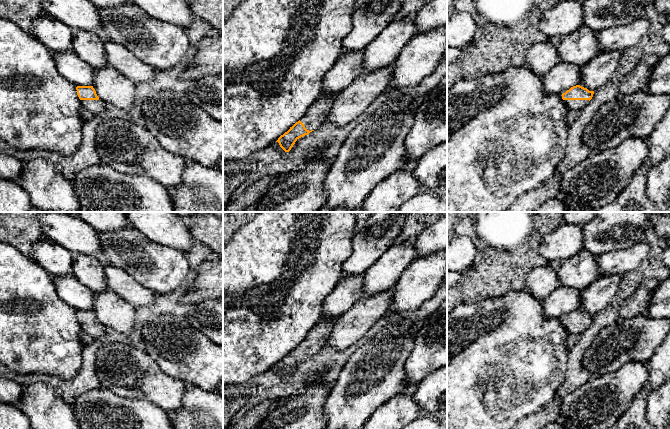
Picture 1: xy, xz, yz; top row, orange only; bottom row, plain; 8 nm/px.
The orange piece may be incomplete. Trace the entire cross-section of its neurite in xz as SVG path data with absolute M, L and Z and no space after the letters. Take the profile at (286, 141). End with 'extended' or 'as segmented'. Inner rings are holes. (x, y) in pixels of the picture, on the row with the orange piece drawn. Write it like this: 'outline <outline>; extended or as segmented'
outline M337 94L322 95L307 111L305 116L281 135L276 142L289 152L295 142L324 124L325 116L329 112Z; extended

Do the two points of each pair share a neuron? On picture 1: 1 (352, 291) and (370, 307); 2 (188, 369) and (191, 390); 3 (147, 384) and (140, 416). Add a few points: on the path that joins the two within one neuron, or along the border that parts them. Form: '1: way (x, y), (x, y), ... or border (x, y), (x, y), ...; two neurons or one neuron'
1: border (363, 296), (343, 313); two neurons
2: border (186, 383), (212, 391); two neurons
3: border (121, 396), (144, 397), (164, 411); two neurons

